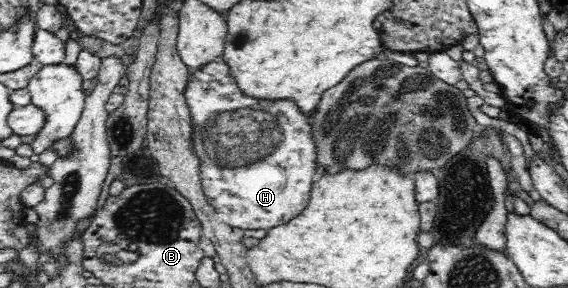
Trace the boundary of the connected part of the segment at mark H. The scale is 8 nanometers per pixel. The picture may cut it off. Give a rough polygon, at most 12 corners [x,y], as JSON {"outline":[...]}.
{"outline":[[227,63],[185,90],[219,220],[268,231],[307,208],[311,116],[250,98]]}

